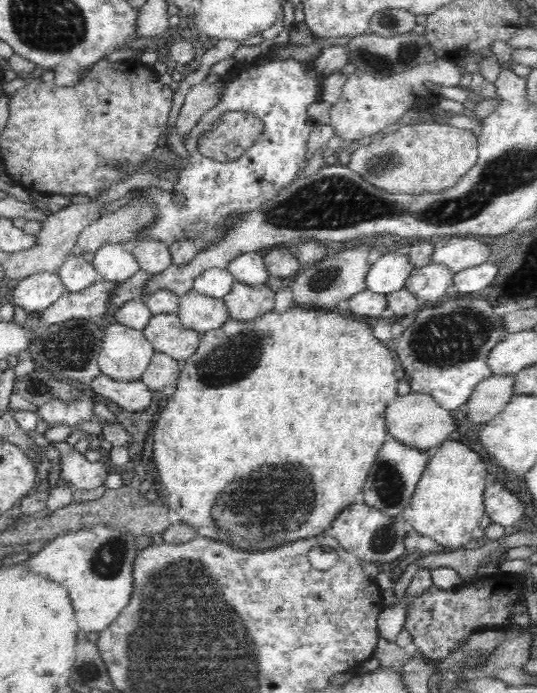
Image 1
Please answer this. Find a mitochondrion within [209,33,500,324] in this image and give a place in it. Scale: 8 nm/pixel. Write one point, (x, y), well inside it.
(406, 53)

